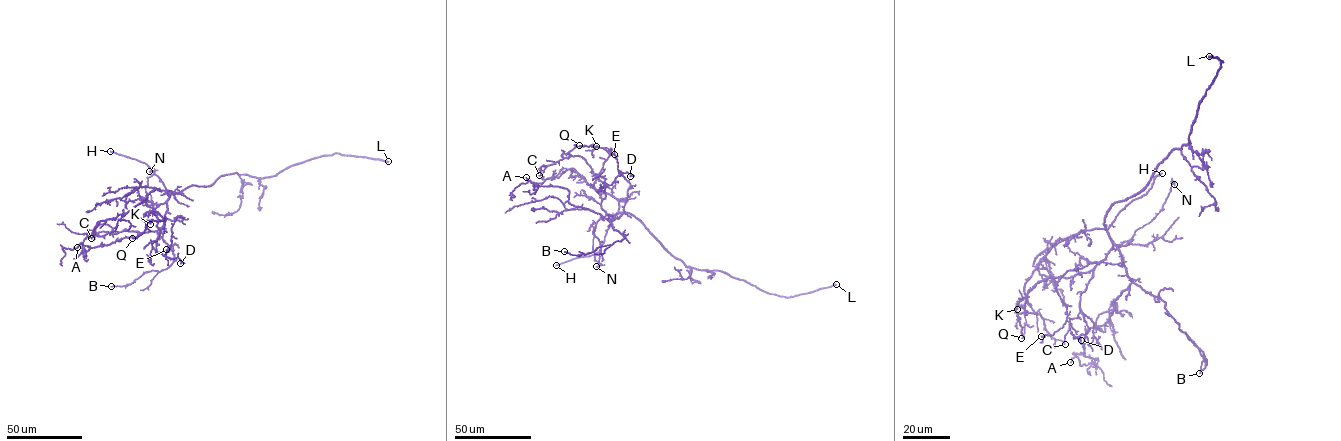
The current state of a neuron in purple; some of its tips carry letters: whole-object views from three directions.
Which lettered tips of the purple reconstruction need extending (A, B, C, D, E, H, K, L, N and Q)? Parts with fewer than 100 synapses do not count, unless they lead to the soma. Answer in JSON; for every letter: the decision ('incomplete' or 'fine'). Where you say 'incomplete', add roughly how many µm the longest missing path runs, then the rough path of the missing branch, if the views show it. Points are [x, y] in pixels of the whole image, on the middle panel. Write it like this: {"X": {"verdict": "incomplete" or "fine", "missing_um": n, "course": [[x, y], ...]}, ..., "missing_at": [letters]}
{"A": {"verdict": "fine"}, "B": {"verdict": "fine"}, "C": {"verdict": "fine"}, "D": {"verdict": "fine"}, "E": {"verdict": "fine"}, "H": {"verdict": "incomplete", "missing_um": 60}, "K": {"verdict": "fine"}, "L": {"verdict": "incomplete", "missing_um": 100}, "N": {"verdict": "fine"}, "Q": {"verdict": "fine"}, "missing_at": ["H", "L"]}

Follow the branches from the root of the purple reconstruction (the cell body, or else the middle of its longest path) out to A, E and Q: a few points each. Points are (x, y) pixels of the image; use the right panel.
A: (1125, 199), (1112, 206), (1104, 224), (1131, 282), (1106, 323), (1086, 330), (1084, 353), (1074, 354), (1070, 362)
E: (1125, 199), (1112, 206), (1104, 224), (1123, 265), (1067, 270), (1056, 287), (1065, 322), (1041, 336)
Q: (1125, 199), (1115, 202), (1105, 217), (1112, 243), (1103, 260), (1087, 272), (1041, 280), (1016, 303), (1021, 338)

